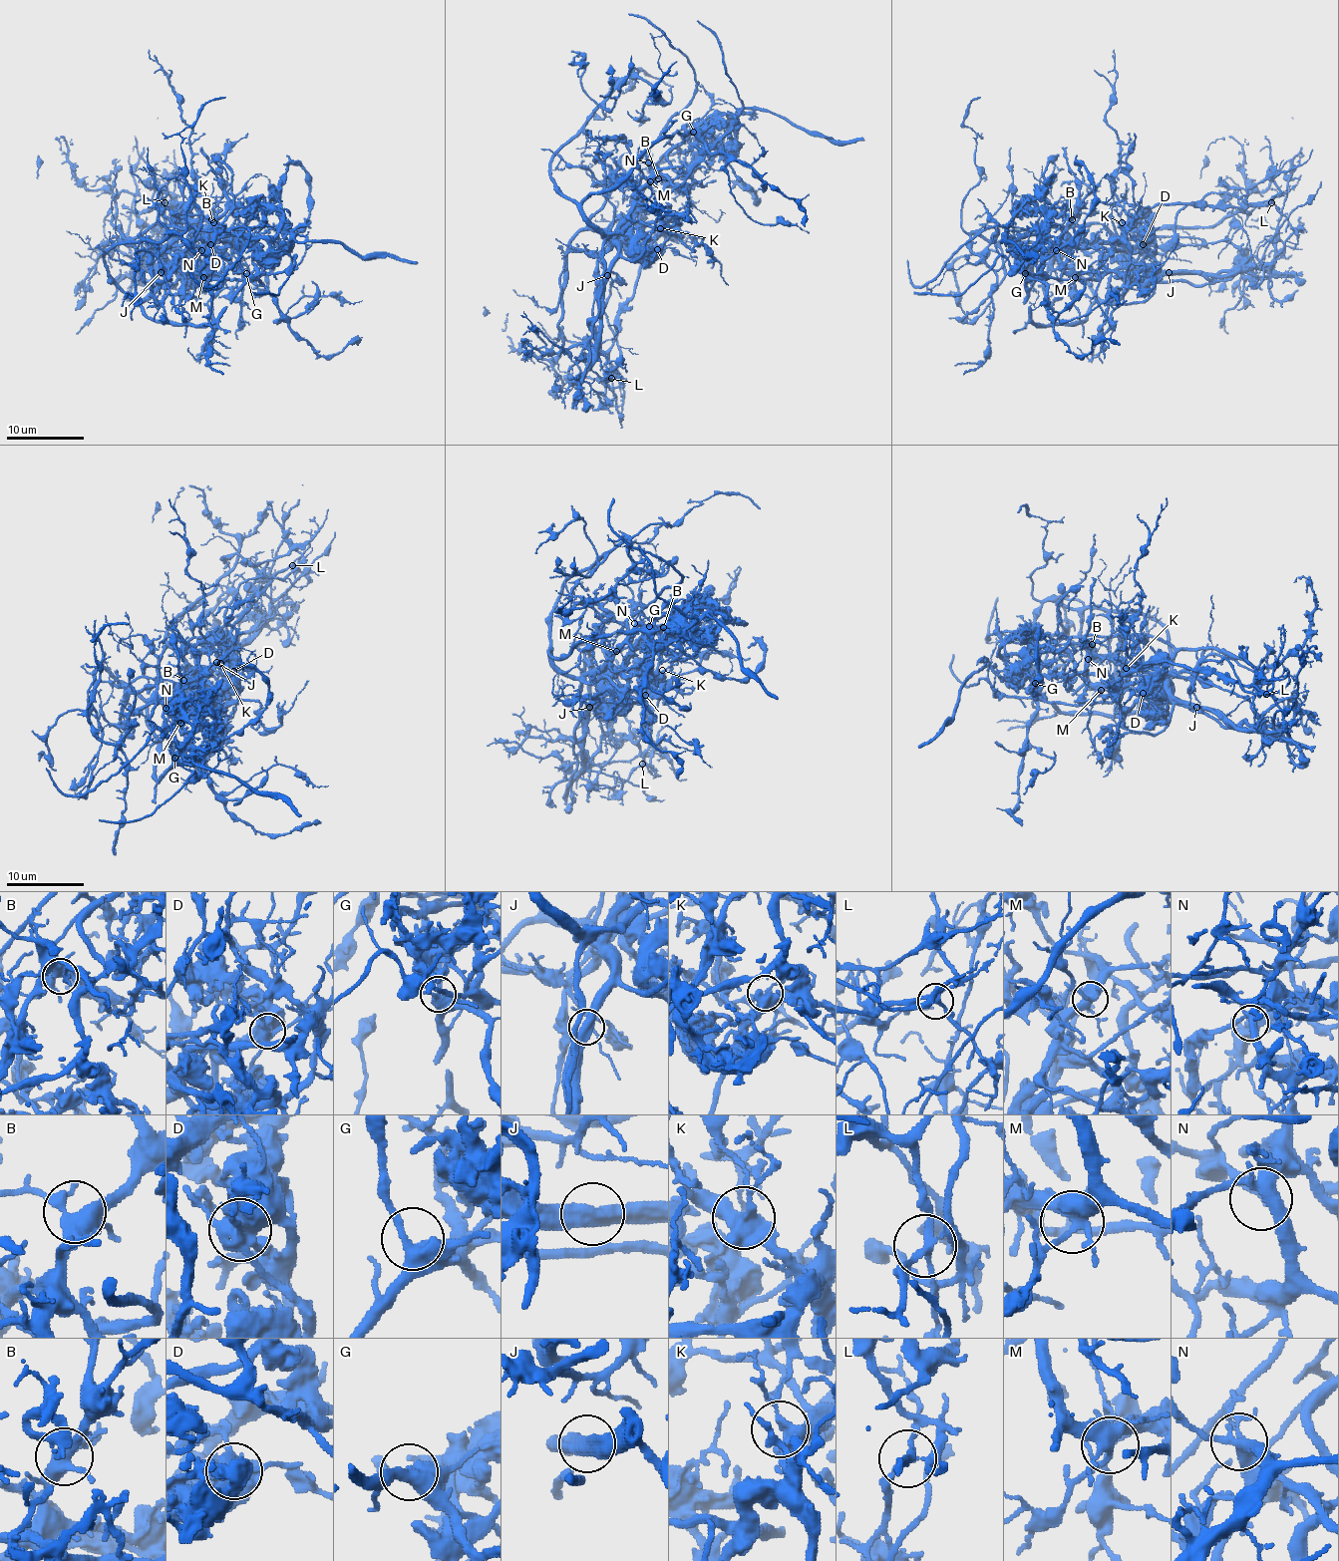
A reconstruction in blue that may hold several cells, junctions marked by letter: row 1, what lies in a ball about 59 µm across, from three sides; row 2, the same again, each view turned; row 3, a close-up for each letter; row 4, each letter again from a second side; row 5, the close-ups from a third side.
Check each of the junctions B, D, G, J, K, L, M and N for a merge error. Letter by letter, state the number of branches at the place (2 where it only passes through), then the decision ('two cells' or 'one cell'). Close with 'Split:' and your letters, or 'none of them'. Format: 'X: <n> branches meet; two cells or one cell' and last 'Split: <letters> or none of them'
B: 6 branches meet; one cell
D: 6 branches meet; two cells
G: 3 branches meet; one cell
J: 3 branches meet; two cells
K: 5 branches meet; two cells
L: 5 branches meet; two cells
M: 5 branches meet; one cell
N: 5 branches meet; one cell
Split: D, J, K, L

